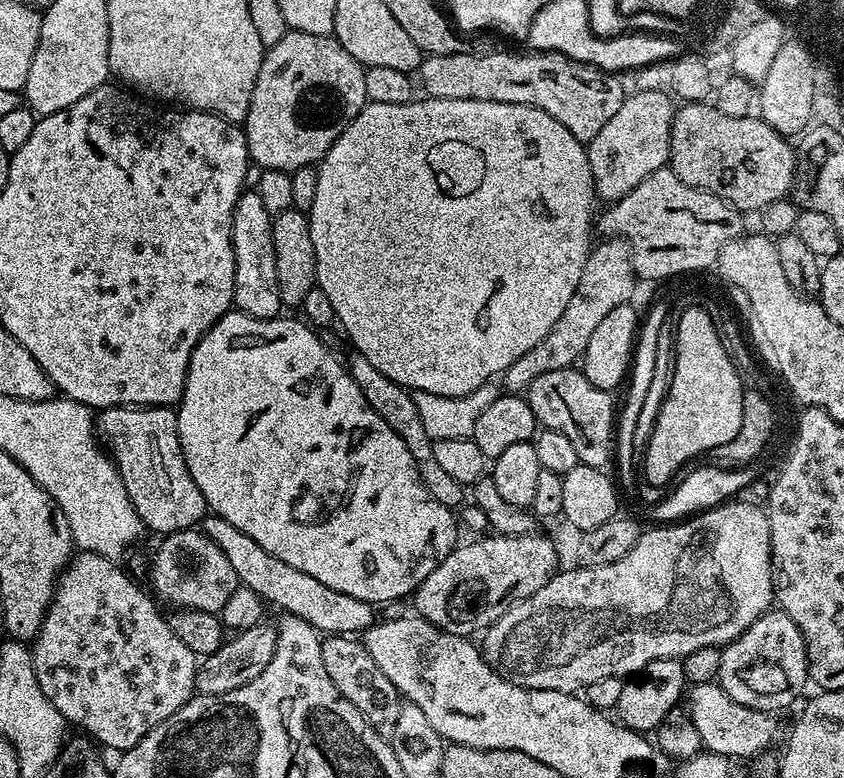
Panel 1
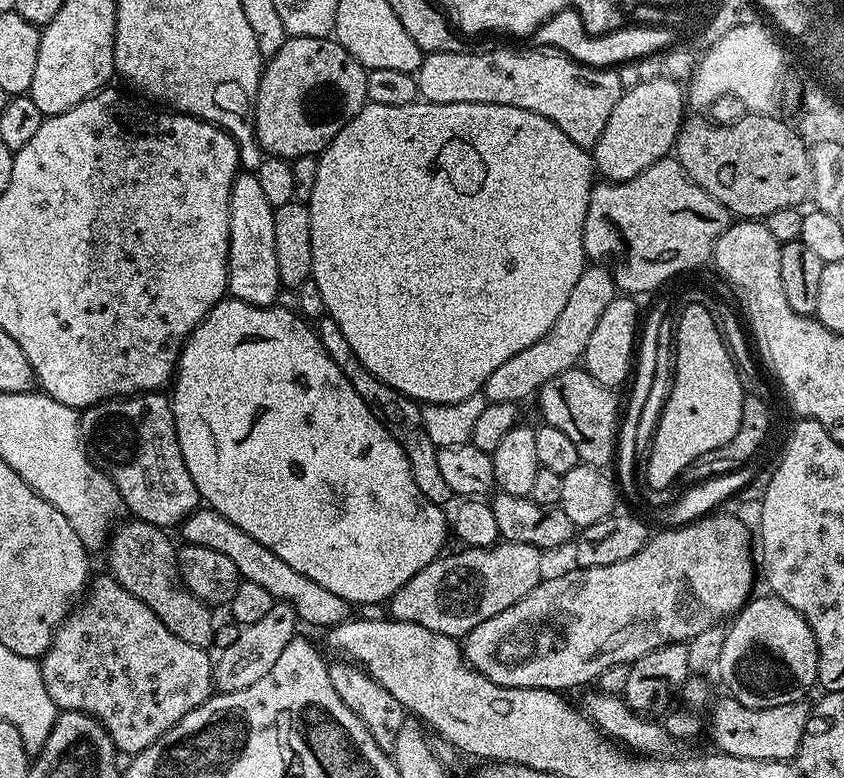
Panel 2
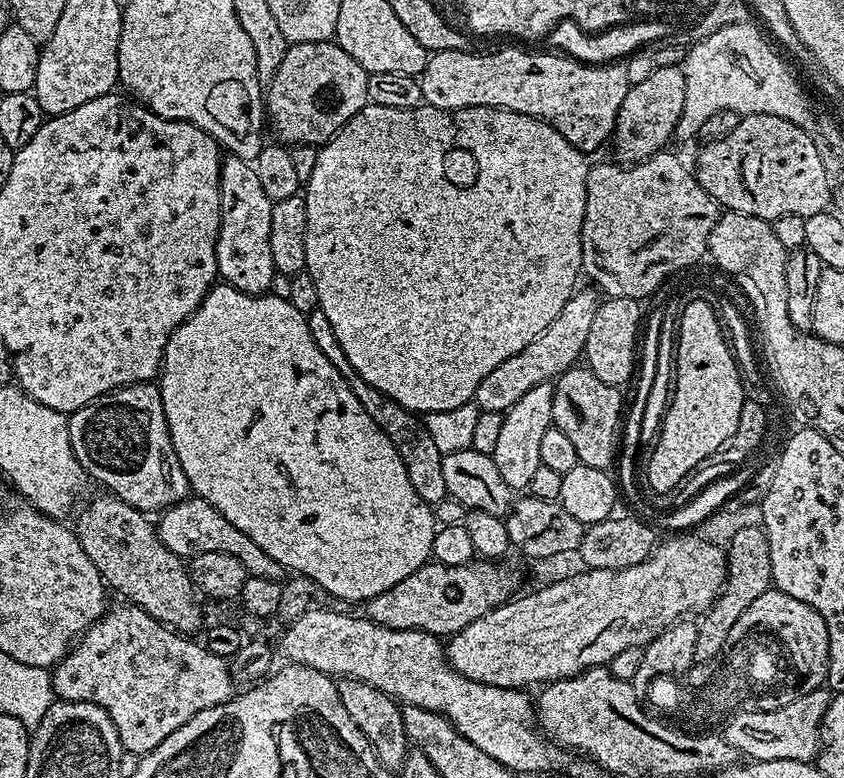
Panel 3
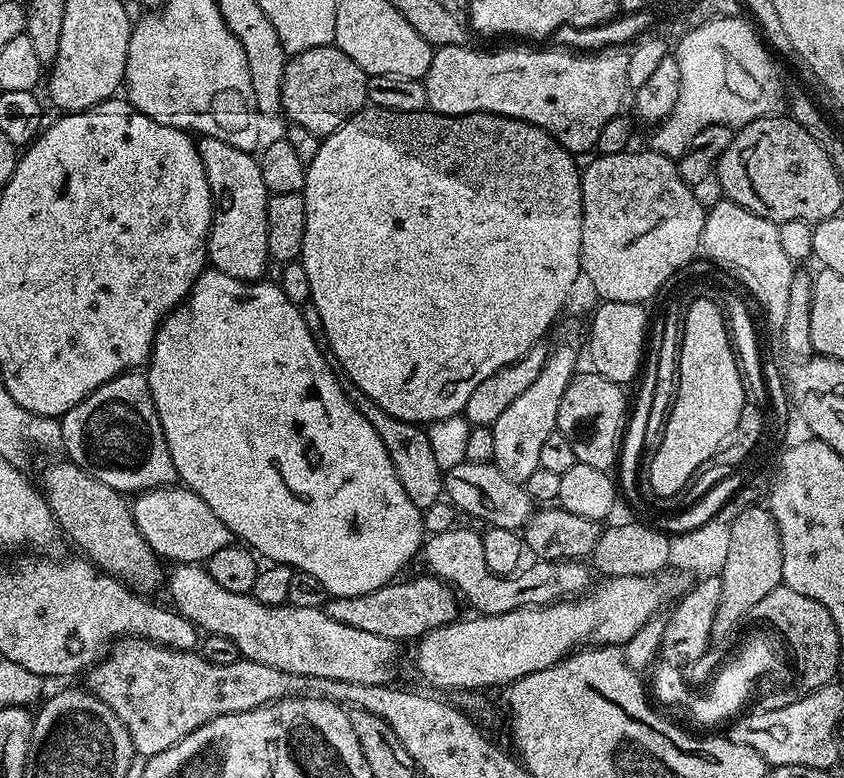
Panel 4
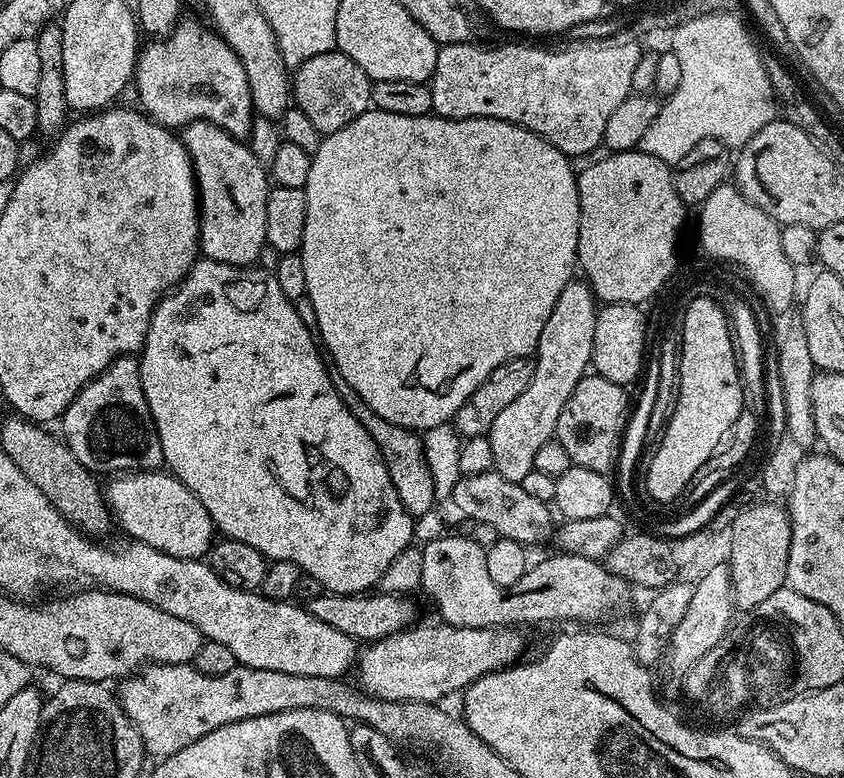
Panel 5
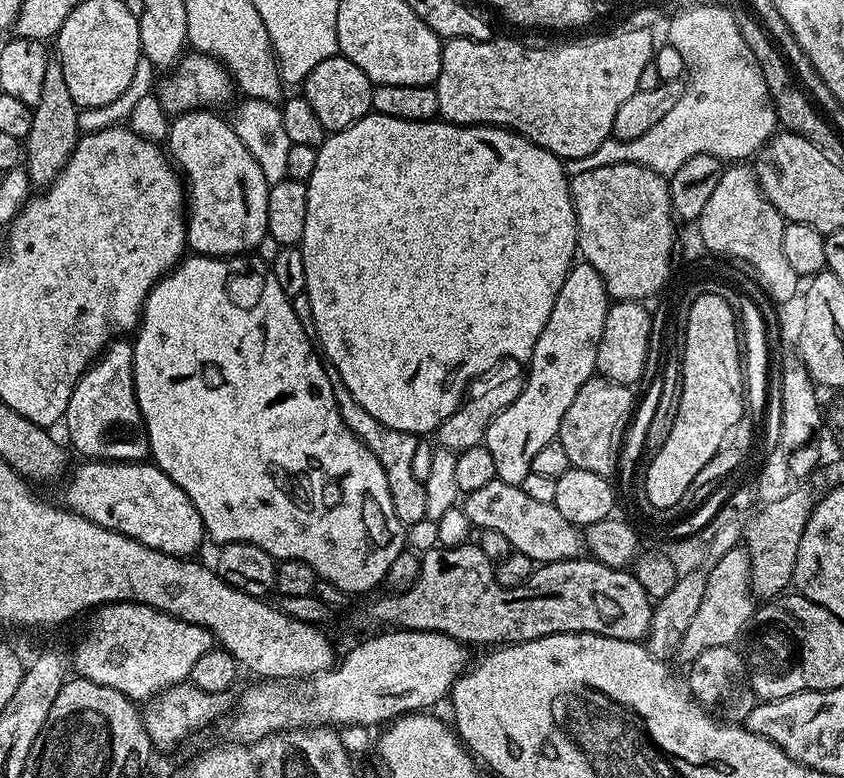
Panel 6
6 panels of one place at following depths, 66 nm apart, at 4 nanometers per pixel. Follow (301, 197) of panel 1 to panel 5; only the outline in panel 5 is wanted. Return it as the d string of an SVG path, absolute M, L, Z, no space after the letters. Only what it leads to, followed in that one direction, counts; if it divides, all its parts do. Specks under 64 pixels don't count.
M339 50L317 54L310 58L310 62L302 62L295 69L290 85L295 106L289 106L285 111L282 136L284 140L294 142L294 146L302 146L302 150L310 153L318 150L322 134L342 130L342 126L369 111L372 102L373 81L368 79L358 62Z

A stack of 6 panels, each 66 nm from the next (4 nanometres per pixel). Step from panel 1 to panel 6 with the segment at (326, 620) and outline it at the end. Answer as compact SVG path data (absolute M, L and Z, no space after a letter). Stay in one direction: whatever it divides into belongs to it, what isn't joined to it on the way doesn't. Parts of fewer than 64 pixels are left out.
M88 460L80 462L76 469L71 469L72 477L64 488L63 507L70 512L77 512L82 518L102 526L106 530L114 530L123 536L129 536L138 541L142 546L164 552L168 556L181 558L191 557L192 552L200 548L200 543L206 540L204 523L194 510L194 502L161 468L151 462L133 462L131 464L119 464L113 460Z

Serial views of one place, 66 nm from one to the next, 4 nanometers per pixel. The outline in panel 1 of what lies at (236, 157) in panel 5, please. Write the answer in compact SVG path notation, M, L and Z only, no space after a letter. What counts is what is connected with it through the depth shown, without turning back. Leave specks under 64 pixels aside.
M254 190L241 192L232 211L232 245L234 246L235 311L245 312L259 320L275 320L284 303L278 294L278 262L274 258L272 215Z

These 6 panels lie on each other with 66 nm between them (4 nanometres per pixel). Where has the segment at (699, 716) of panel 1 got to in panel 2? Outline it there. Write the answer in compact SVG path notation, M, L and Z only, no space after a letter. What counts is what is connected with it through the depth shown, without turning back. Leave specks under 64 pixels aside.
M723 698L712 708L712 740L717 749L738 758L791 761L806 728L809 705L804 700L773 708L751 708L742 702Z

